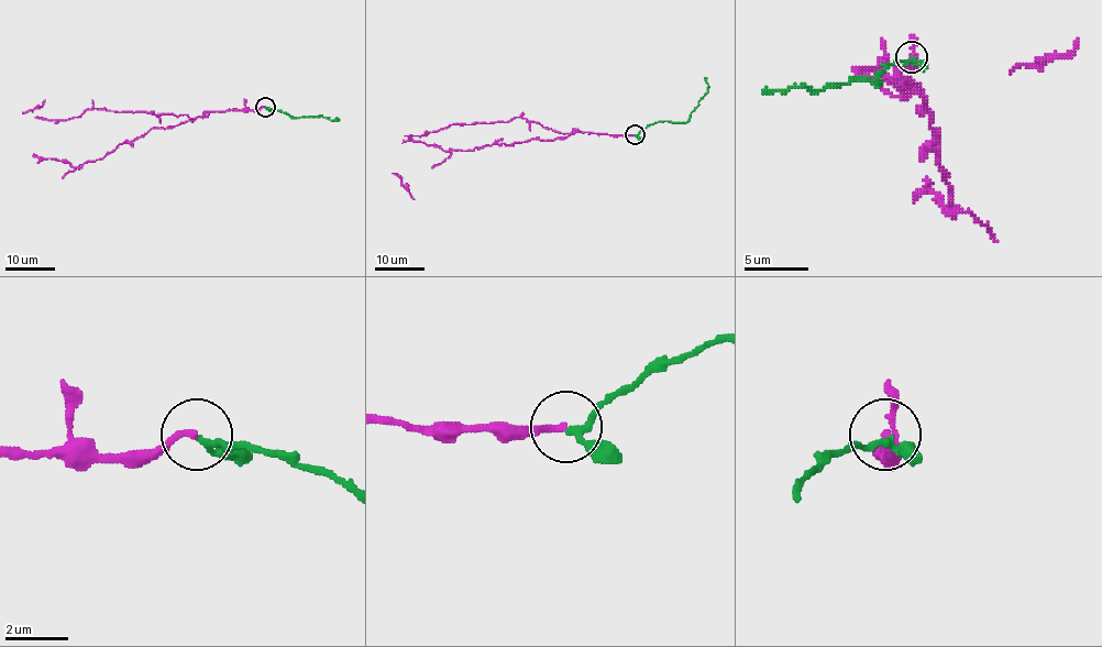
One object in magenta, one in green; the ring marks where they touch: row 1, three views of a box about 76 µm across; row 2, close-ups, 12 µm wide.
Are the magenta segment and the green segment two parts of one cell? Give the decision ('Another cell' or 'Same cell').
Another cell

